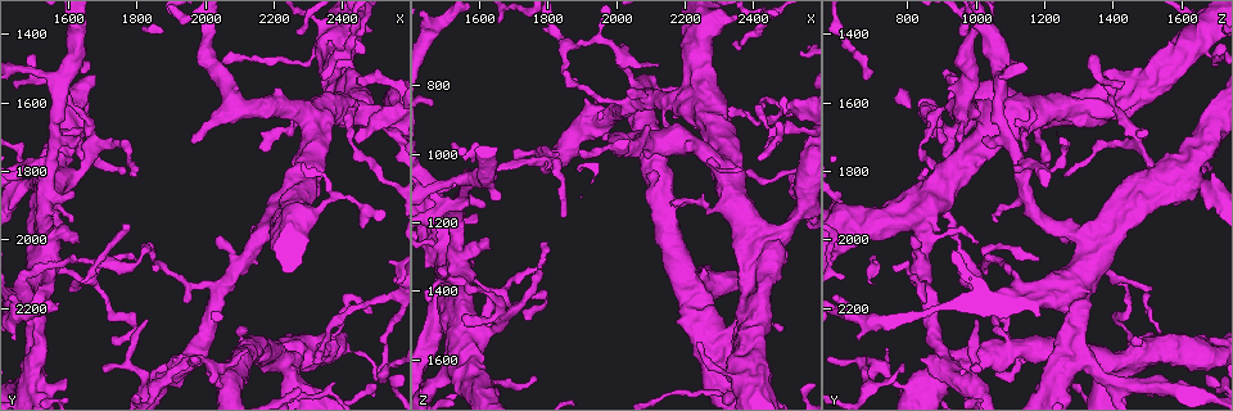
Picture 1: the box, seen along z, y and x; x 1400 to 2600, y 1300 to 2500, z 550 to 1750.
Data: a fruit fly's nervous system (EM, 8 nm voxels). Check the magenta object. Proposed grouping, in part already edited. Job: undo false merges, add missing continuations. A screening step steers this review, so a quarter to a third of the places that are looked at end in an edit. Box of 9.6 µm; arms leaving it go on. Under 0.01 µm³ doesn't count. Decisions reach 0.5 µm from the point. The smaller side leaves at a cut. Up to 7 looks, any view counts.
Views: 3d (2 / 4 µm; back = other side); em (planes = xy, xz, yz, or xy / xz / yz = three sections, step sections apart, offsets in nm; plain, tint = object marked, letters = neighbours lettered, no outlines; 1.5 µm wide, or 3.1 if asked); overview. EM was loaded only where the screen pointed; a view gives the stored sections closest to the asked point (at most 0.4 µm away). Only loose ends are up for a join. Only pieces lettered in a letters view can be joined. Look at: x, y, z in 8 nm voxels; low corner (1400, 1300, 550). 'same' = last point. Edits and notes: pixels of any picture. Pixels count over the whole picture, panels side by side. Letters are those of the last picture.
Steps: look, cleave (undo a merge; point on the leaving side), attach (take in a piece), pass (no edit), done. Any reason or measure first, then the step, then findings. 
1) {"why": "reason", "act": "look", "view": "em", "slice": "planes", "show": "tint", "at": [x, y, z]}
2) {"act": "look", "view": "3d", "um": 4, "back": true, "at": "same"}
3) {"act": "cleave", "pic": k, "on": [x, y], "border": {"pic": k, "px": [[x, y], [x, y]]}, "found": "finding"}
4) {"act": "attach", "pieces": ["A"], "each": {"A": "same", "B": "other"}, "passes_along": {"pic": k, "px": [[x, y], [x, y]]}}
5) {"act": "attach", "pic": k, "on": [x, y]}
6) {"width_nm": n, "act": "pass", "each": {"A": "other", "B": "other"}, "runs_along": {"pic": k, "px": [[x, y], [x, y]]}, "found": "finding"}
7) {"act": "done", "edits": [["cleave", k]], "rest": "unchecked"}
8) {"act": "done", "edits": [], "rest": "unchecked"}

{"act": "look", "view": "em", "slice": "yz", "step": 4, "show": "letters", "at": [1730, 2290, 1490]}

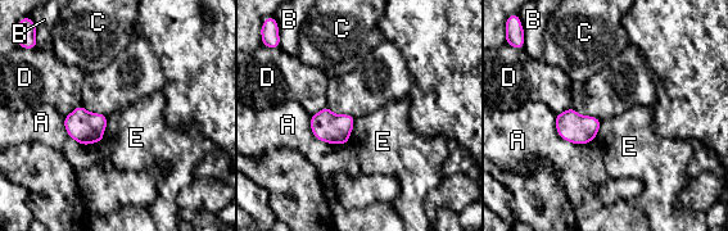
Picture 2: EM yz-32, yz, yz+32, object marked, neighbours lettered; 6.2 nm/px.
{"width_nm": 90, "act": "pass", "each": {"A": "other", "B": "other", "C": "other", "D": "other", "E": "other"}, "border": {"pic": 2, "px": [[107, 116], [107, 126], [100, 143]]}, "found": "no lettered piece goes on from it"}

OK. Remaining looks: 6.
{"why": "thick turns thin", "act": "look", "view": "3d", "um": 4, "at": [2050, 2430, 820]}

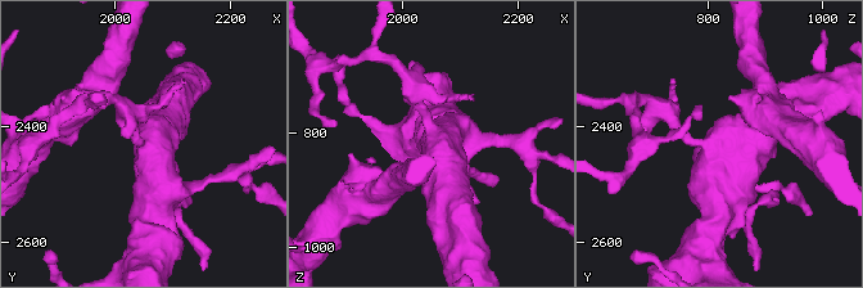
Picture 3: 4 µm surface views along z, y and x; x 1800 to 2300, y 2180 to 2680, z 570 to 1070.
{"why": "shape alone is not enough", "act": "look", "view": "em", "slice": "xz", "step": 8, "show": "letters", "at": [2060, 2435, 810]}

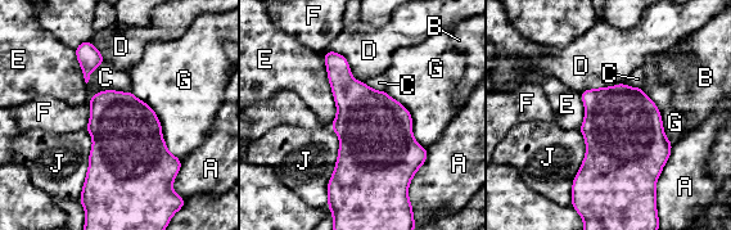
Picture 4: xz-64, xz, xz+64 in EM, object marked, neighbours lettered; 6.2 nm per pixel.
{"longest_contact_nm": ["G", 550], "act": "pass", "each": {"A": "other", "B": "other", "C": "other", "D": "other", "E": "other", "F": "other", "G": "other", "J": "other"}, "border": {"pic": 4, "px": [[324, 62], [335, 106], [332, 126]]}, "found": "continuous, no second neuron"}

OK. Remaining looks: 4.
{"why": "an open end", "act": "look", "view": "em", "slice": "planes", "show": "tint", "at": [1850, 2060, 1180]}

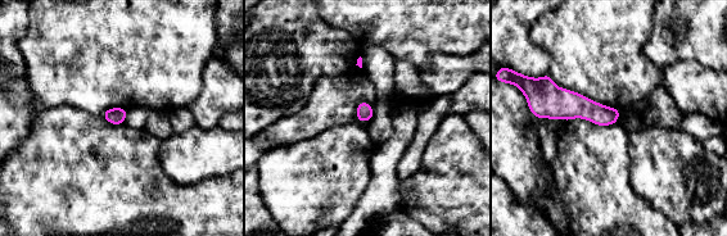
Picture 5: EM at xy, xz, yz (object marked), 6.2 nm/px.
{"why": "see the neighbours", "act": "look", "view": "em", "slice": "planes", "show": "letters", "at": "same"}

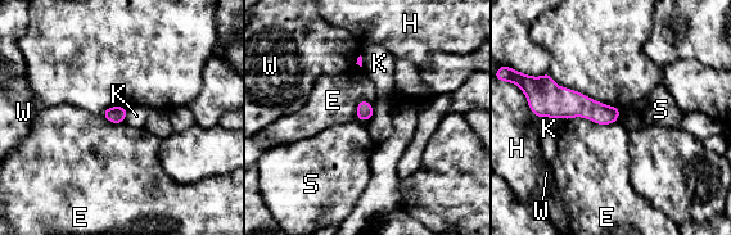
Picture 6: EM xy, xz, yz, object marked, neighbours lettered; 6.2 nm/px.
{"act": "pass", "each": {"E": "other", "H": "other", "K": "other", "S": "other", "W": "other"}, "border": {"pic": 6, "px": [[568, 118], [616, 122]]}, "found": "no lettered piece goes on from it"}

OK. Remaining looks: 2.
{"act": "done", "edits": [], "rest": "unchecked"}

